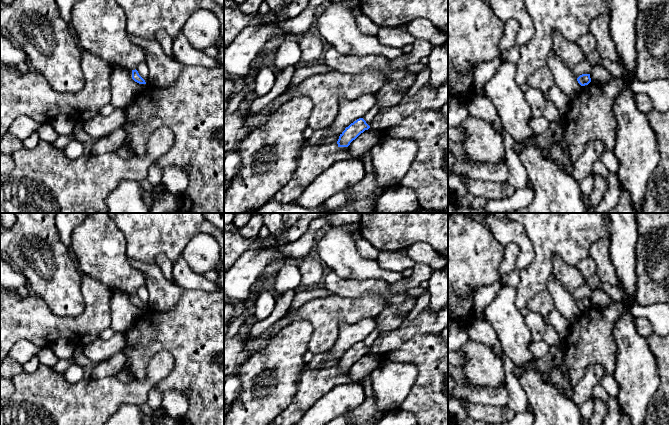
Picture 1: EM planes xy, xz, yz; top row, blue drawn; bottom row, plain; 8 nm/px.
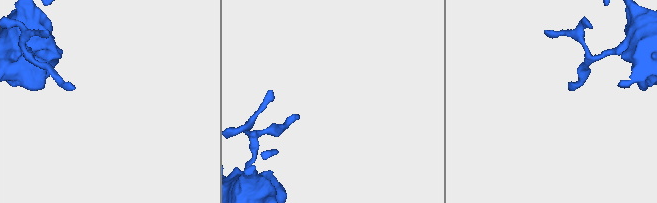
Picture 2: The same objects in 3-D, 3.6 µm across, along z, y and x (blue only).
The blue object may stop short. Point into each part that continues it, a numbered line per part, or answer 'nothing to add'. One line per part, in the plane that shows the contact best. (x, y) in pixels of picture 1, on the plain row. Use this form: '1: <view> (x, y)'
nothing to add

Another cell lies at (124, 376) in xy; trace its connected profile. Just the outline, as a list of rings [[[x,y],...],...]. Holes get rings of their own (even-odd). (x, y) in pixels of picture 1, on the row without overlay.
[[[127,370],[121,371],[117,376],[116,376],[122,383],[129,383],[132,379],[133,376],[131,375],[130,372]]]

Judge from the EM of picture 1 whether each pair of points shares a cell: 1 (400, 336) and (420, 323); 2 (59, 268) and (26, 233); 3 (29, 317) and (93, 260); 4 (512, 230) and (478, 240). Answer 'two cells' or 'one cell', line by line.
1: one cell
2: one cell
3: two cells
4: two cells

